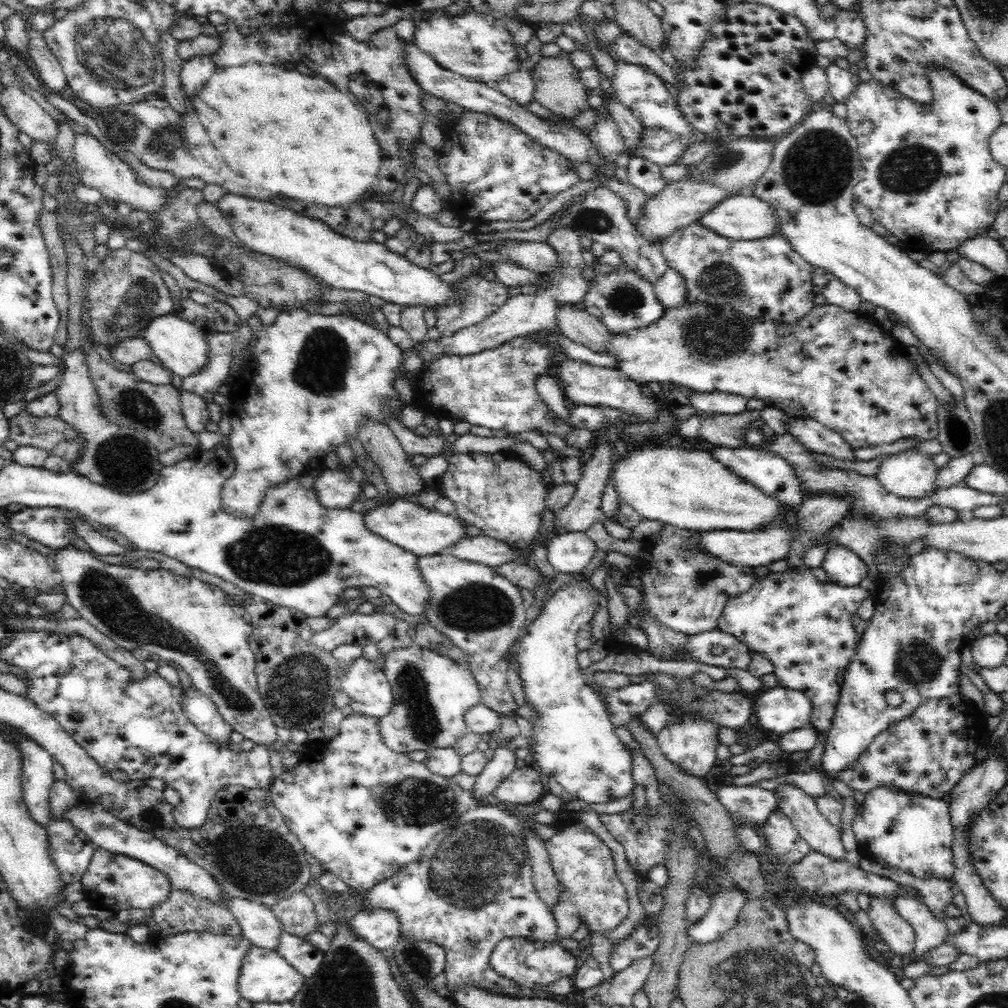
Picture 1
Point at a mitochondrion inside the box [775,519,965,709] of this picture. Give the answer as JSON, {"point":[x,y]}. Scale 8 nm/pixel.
{"point":[918,662]}

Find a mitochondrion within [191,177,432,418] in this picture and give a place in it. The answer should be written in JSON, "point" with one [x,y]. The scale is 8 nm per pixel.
{"point":[321,369]}

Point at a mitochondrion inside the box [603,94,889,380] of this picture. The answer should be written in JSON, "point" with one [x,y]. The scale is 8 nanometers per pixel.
{"point":[816,172]}

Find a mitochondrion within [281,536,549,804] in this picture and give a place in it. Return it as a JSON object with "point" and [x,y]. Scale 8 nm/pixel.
{"point":[477,606]}

